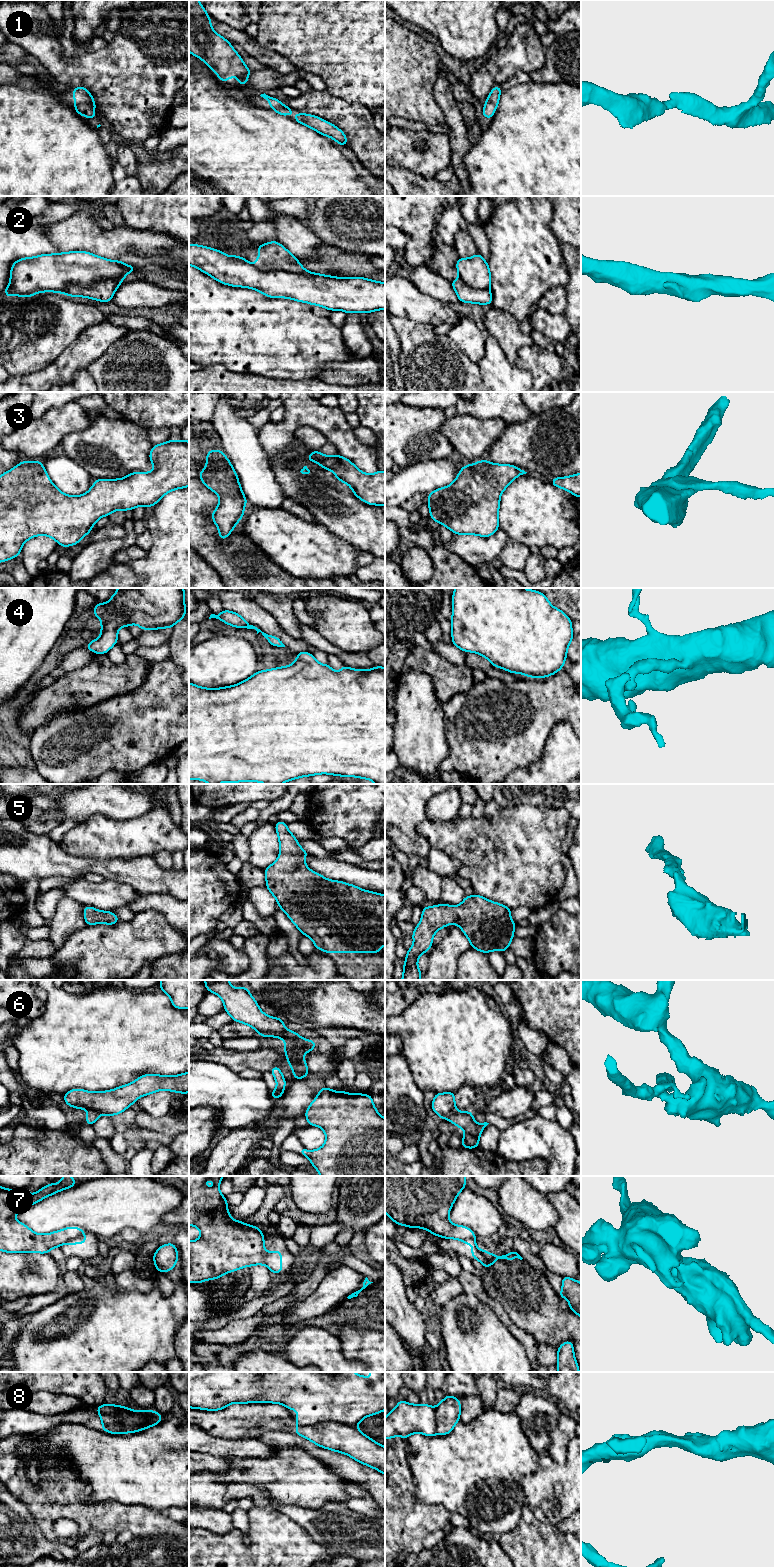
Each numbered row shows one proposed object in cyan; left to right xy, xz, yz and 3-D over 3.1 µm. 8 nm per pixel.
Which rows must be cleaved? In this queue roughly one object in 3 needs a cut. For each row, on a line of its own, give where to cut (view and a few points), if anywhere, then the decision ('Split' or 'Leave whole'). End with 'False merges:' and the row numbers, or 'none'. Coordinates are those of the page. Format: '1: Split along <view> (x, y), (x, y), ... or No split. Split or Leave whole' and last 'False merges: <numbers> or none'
1: No split. Leave whole
2: Split along xy (119, 280), (98, 280), (90, 285), (70, 284), (65, 293). Split
3: No split. Leave whole
4: No split. Leave whole
5: No split. Leave whole
6: Split along xz (285, 1043), (289, 1043), (302, 1053). Split
7: Split along xy (84, 1232), (67, 1242). Split
8: Split along xz (297, 1424), (314, 1425), (317, 1423), (342, 1422), (354, 1426). Split
False merges: 2, 6, 7, 8

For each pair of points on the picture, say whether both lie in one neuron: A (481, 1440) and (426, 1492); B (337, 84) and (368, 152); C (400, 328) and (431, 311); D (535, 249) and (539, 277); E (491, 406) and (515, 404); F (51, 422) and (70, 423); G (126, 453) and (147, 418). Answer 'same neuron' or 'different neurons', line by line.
A: same neuron
B: different neurons
C: different neurons
D: same neuron
E: same neuron
F: same neuron
G: different neurons

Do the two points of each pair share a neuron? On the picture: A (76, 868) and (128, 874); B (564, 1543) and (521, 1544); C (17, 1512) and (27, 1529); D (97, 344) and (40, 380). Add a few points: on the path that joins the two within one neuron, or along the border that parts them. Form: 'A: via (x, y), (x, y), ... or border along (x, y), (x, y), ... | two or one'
A: via (89, 867), (115, 869) | one
B: via (553, 1544), (532, 1544) | one
C: via (17, 1516), (17, 1519), (23, 1525) | one
D: via (83, 351), (61, 372), (54, 376) | one

